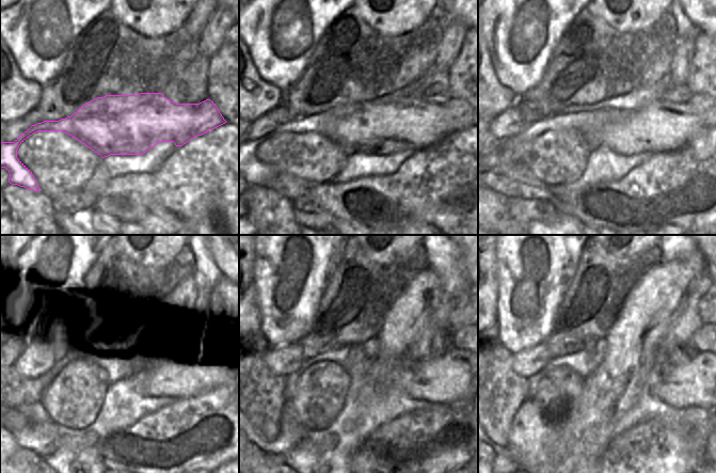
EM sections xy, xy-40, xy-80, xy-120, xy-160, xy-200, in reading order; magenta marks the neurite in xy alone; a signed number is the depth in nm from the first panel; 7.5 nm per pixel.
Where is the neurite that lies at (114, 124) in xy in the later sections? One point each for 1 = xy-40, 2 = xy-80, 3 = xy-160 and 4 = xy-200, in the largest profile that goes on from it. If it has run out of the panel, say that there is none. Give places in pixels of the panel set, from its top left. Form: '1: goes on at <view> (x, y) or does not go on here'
1: goes on at xy-40 (369, 127)
2: goes on at xy-80 (659, 126)
3: goes on at xy-160 (448, 378)
4: goes on at xy-200 (695, 383)

